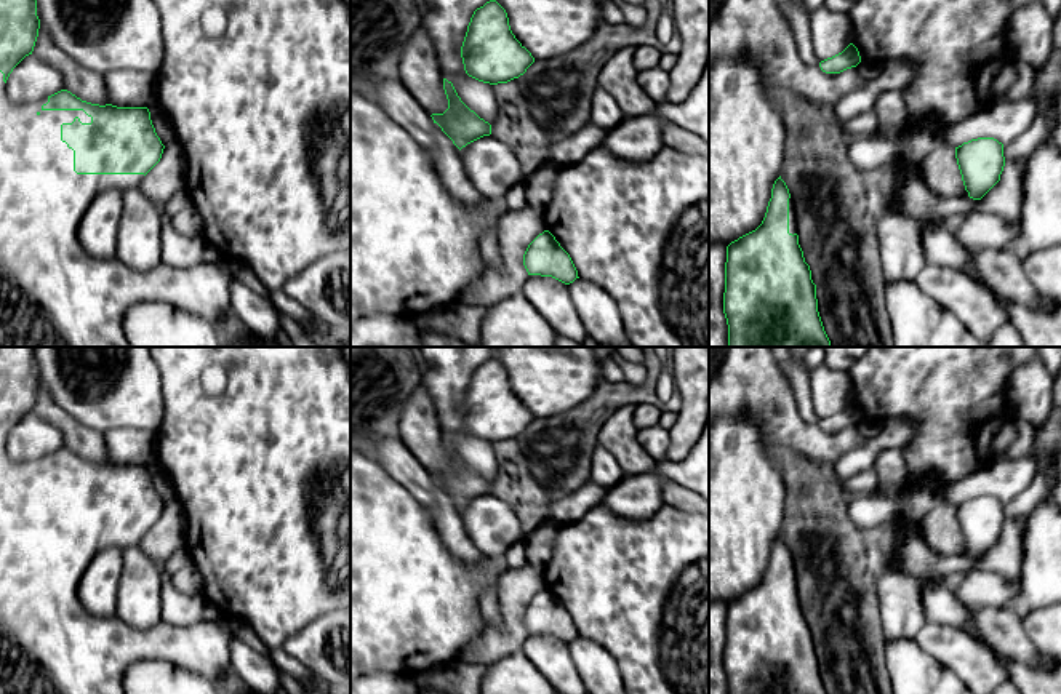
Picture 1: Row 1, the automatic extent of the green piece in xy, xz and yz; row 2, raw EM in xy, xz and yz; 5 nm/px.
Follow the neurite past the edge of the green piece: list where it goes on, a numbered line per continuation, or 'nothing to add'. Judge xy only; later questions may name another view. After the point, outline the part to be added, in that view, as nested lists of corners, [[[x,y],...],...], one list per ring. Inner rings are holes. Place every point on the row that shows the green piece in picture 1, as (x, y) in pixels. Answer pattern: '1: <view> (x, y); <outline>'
1: xy (53, 293); [[[0,72],[0,347],[131,347],[123,331],[123,317],[131,305],[146,301],[174,305],[214,325],[230,310],[229,286],[230,281],[235,280],[237,265],[229,257],[222,257],[218,262],[197,264],[189,269],[178,269],[160,262],[157,267],[142,272],[134,270],[117,259],[93,257],[82,246],[77,229],[91,201],[99,193],[110,189],[125,192],[126,189],[139,187],[144,174],[77,174],[74,171],[74,150],[61,141],[61,125],[72,123],[75,117],[78,117],[82,123],[91,123],[91,117],[83,110],[43,110],[42,106],[46,102],[48,96],[30,102],[11,101],[6,94],[3,74]]]

